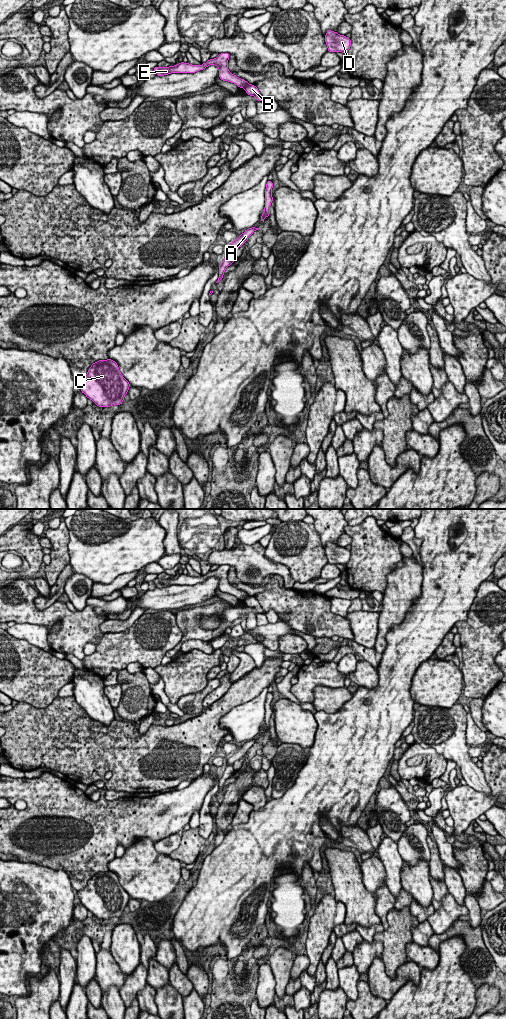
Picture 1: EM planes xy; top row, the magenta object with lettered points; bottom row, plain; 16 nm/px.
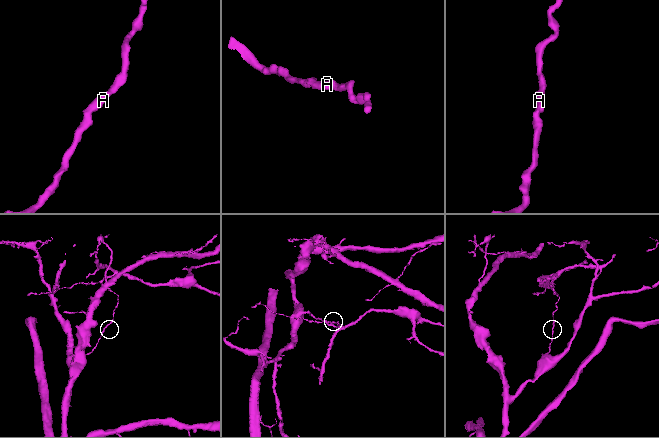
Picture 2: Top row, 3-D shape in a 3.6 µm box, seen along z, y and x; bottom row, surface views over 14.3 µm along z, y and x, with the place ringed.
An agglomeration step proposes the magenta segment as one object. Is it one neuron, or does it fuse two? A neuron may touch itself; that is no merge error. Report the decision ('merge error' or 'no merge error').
merge error

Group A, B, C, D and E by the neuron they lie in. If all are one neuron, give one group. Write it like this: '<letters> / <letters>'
A B C / D E

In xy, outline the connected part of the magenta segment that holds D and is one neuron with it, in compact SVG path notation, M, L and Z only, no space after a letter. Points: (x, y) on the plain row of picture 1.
M328 542L324 548L328 564L342 564L347 566L351 558L350 550L337 544Z

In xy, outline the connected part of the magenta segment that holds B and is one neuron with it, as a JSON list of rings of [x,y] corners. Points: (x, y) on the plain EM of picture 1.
[[[248,596],[244,601],[248,607],[254,608],[257,611],[257,613],[265,614],[265,611],[260,606],[258,600],[254,598],[253,596]]]

